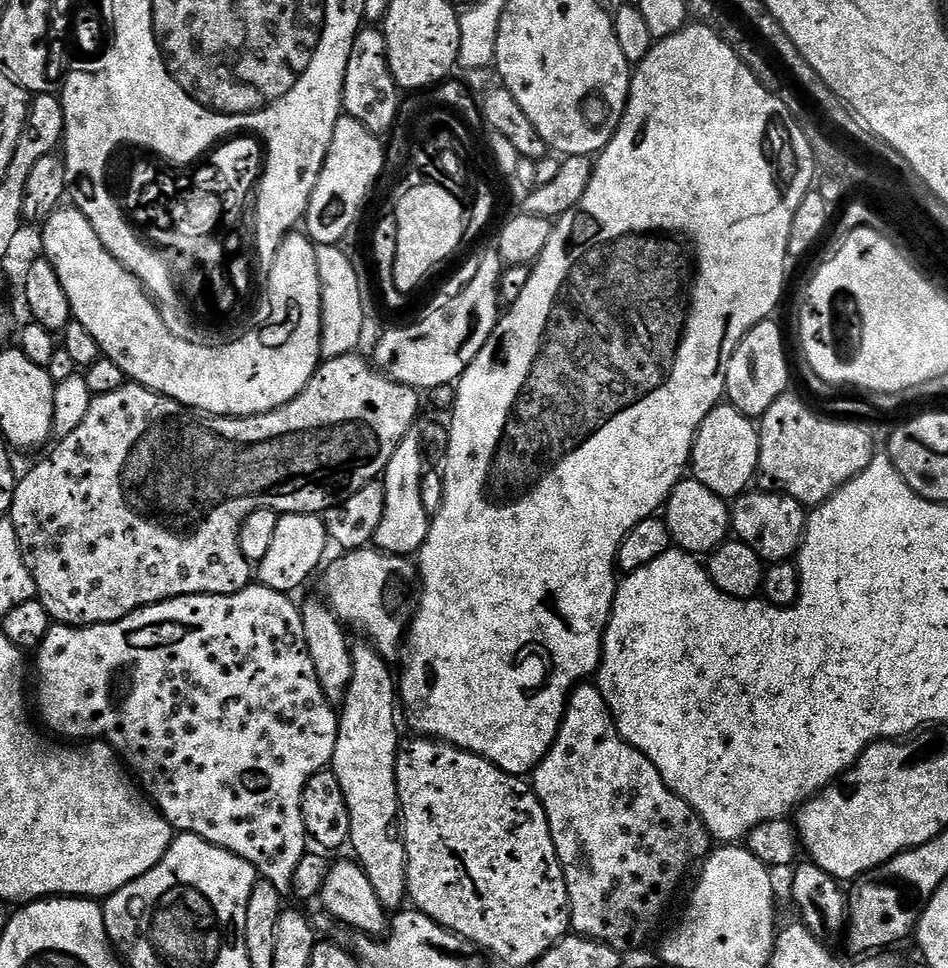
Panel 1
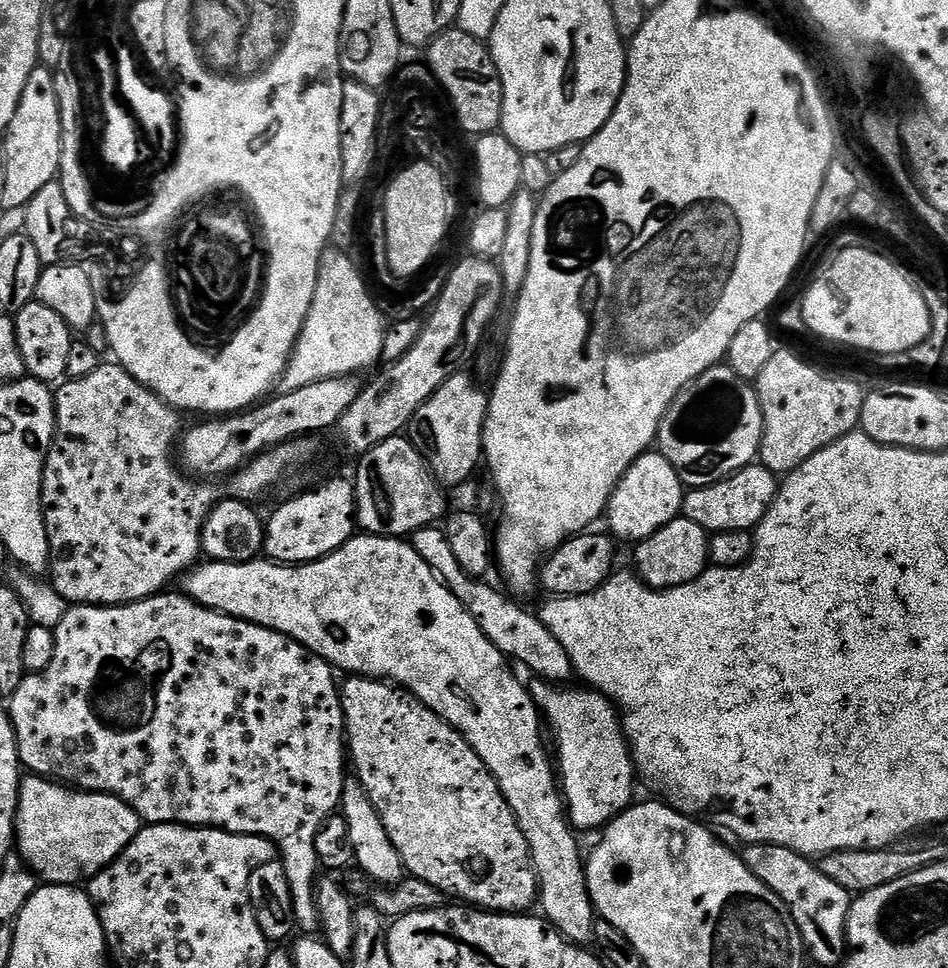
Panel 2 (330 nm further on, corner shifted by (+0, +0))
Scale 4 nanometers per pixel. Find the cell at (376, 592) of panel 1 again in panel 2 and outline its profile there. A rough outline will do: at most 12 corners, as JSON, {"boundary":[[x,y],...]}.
{"boundary":[[411,543],[200,562],[183,595],[416,696],[482,758],[538,904],[598,913],[542,717]]}

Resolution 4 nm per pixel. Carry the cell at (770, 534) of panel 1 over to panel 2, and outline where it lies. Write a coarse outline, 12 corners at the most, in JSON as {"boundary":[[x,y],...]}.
{"boundary":[[753,462],[685,491],[682,516],[709,534],[752,532],[777,473]]}

